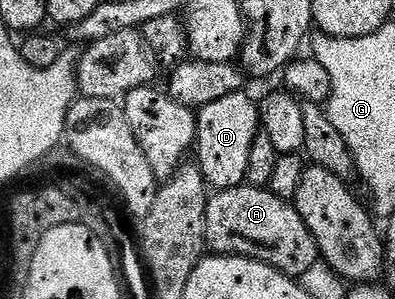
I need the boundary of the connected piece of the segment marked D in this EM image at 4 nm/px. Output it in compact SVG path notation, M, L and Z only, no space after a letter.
M242 91L223 96L213 103L198 108L197 114L197 139L195 142L195 164L205 177L206 186L210 190L236 189L239 185L246 184L247 159L251 155L251 143L255 143L255 135L261 129L261 110L256 100L248 97L248 92Z

